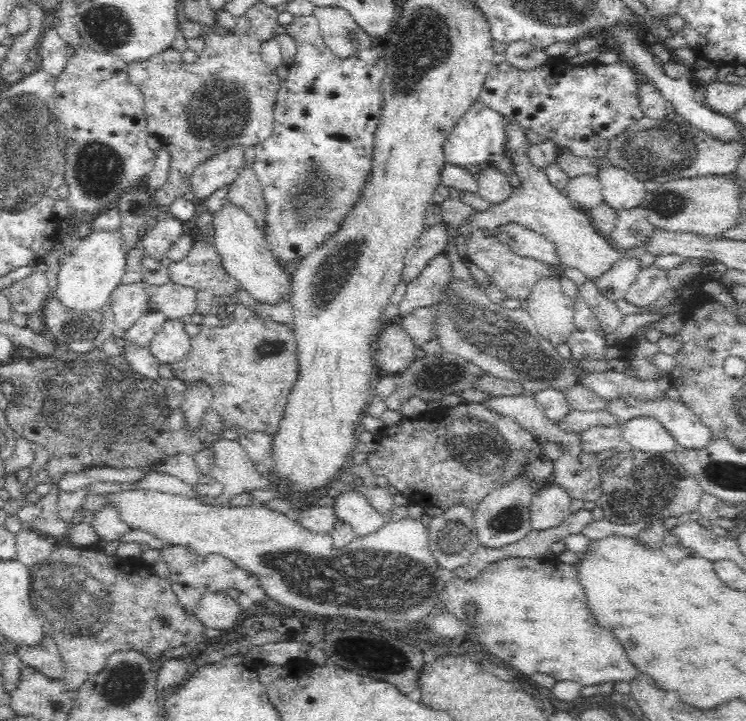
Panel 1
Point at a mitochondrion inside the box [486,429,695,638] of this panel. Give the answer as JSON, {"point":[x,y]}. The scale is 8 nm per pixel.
{"point":[650,486]}

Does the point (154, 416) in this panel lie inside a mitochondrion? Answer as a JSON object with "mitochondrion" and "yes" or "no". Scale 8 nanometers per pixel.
{"mitochondrion":"yes"}

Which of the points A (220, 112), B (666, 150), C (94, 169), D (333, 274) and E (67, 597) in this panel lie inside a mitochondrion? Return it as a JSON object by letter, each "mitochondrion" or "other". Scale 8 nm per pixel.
{"A":"mitochondrion","B":"mitochondrion","C":"mitochondrion","D":"mitochondrion","E":"mitochondrion"}

